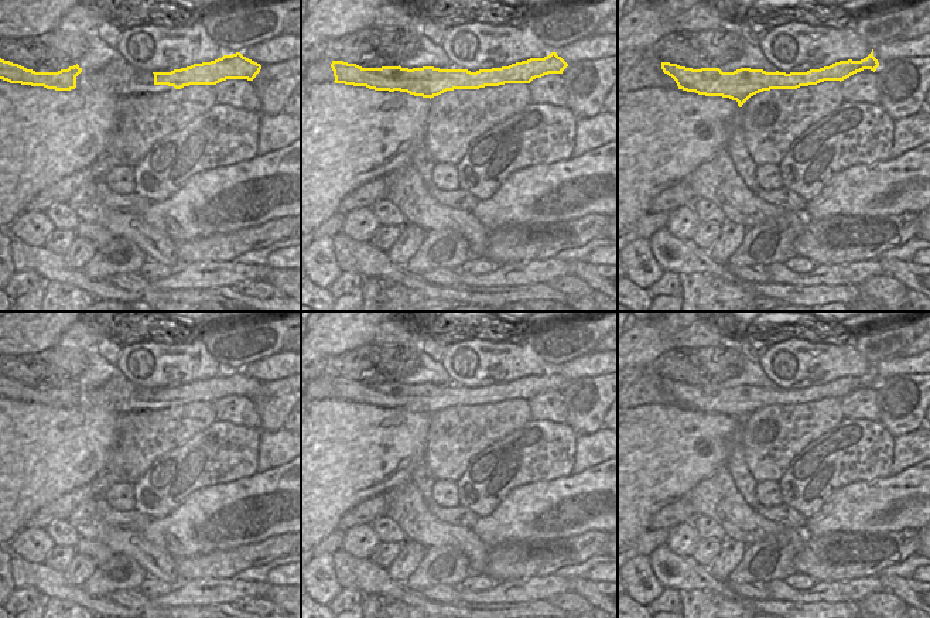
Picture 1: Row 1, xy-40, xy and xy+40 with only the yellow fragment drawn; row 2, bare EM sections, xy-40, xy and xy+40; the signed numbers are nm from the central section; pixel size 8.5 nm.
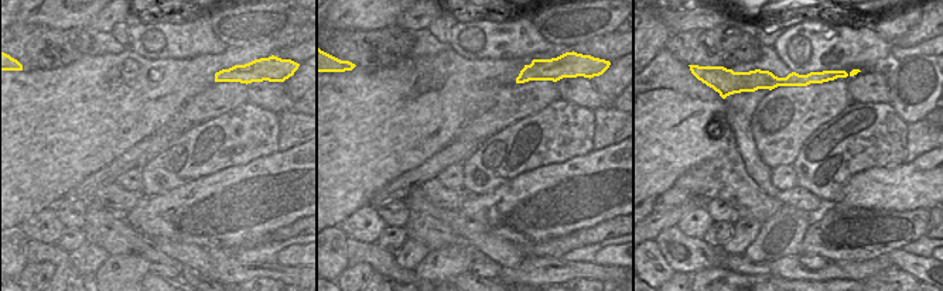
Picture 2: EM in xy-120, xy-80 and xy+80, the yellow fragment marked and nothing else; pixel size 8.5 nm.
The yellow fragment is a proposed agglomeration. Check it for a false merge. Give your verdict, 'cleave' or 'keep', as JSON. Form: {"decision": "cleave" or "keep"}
{"decision": "keep"}

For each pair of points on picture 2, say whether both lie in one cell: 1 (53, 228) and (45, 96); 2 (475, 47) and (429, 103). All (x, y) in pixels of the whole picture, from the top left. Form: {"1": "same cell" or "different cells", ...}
{"1": "different cells", "2": "different cells"}

